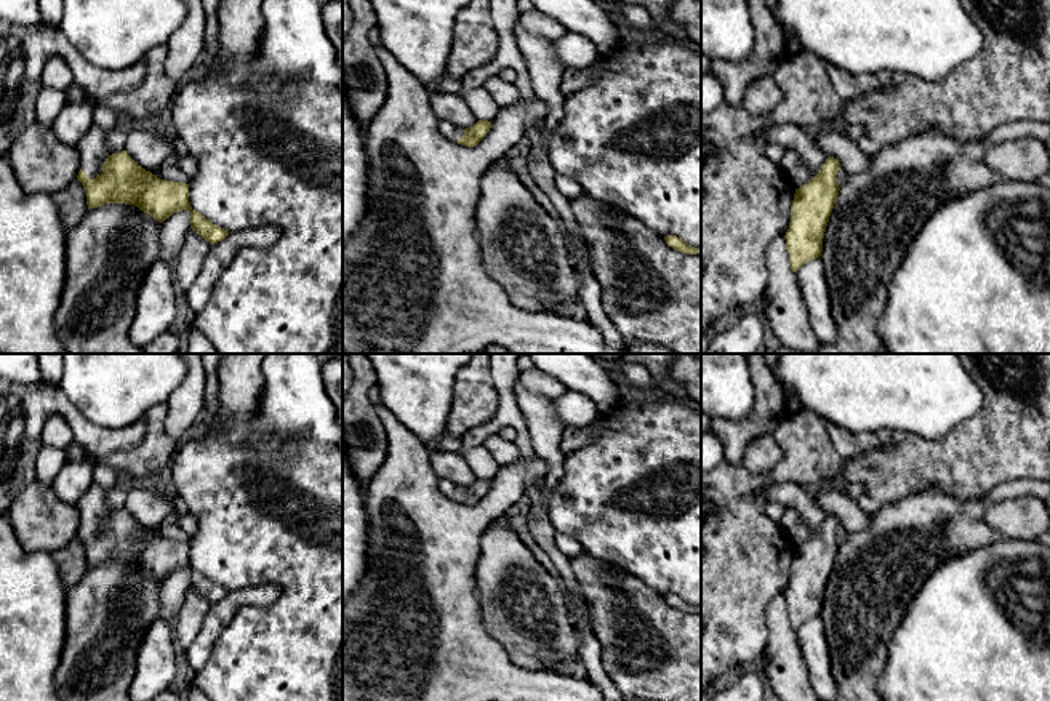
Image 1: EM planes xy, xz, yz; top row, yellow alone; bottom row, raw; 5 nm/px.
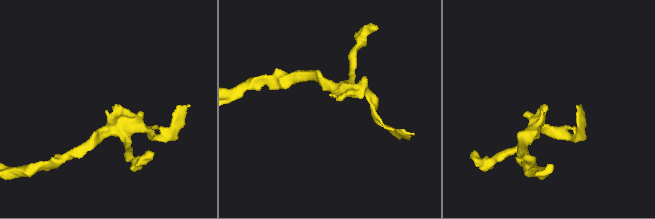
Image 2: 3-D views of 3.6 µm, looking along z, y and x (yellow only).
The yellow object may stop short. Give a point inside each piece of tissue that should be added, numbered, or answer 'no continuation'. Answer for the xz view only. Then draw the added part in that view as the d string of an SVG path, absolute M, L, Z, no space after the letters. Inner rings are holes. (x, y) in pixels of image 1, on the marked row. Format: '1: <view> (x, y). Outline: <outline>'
1: xz (452, 132). Outline: M439 120L437 128L451 142L458 142L458 139L464 134L466 130L448 120Z

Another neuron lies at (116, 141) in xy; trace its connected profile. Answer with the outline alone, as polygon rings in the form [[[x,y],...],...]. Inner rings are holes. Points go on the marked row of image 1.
[[[118,125],[115,130],[109,131],[106,136],[106,150],[107,155],[122,152],[126,149],[126,136],[123,125]]]

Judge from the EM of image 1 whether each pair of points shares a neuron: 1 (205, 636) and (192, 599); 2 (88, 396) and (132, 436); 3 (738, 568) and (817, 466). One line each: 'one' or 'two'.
1: two
2: two
3: one

